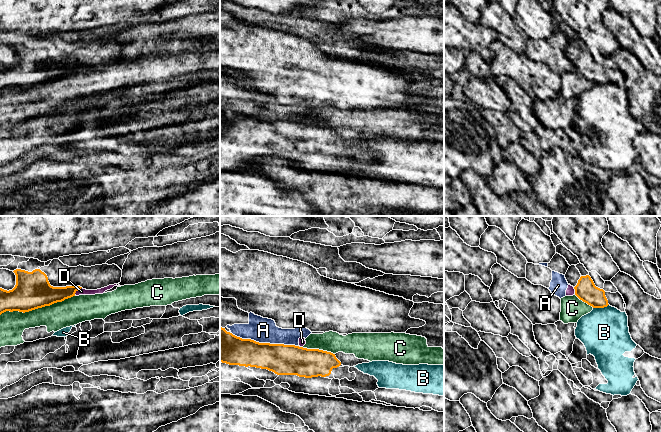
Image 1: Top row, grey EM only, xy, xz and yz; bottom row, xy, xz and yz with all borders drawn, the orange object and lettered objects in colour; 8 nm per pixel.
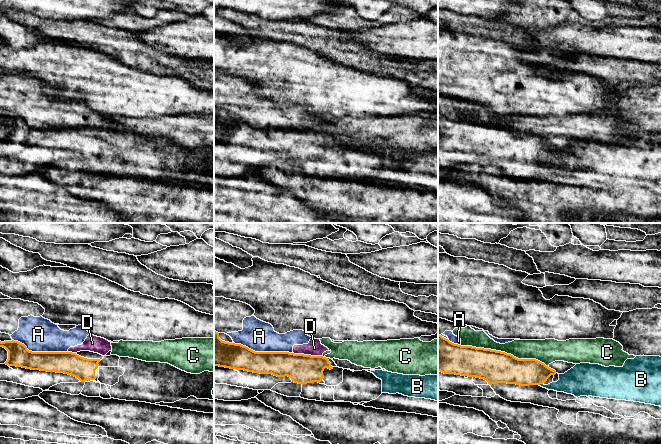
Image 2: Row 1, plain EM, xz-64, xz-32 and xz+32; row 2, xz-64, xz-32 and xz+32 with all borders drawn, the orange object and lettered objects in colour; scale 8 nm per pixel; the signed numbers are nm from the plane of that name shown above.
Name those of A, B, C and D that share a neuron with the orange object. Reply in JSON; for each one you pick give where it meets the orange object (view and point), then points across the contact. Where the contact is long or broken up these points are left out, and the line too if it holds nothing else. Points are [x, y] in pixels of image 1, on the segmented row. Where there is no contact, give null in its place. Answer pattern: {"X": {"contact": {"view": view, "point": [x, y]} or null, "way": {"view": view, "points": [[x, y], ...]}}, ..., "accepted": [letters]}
{"accepted": []}

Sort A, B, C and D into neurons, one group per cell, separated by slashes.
A D / B / C

